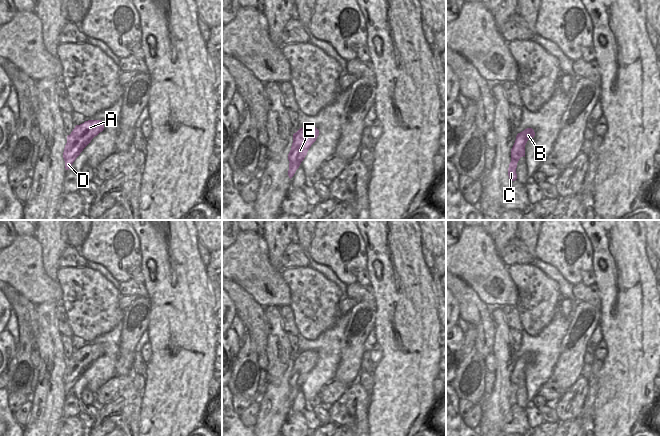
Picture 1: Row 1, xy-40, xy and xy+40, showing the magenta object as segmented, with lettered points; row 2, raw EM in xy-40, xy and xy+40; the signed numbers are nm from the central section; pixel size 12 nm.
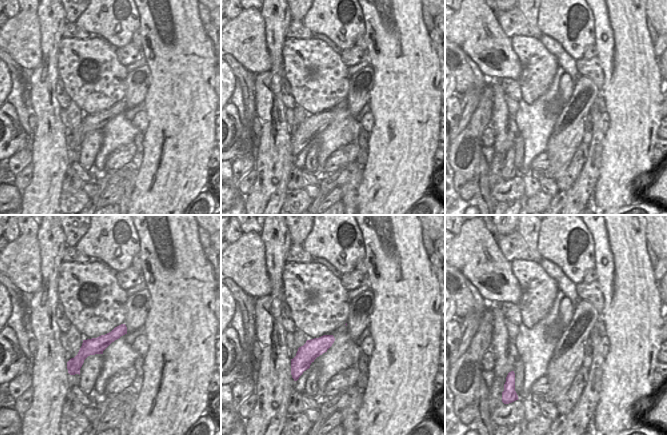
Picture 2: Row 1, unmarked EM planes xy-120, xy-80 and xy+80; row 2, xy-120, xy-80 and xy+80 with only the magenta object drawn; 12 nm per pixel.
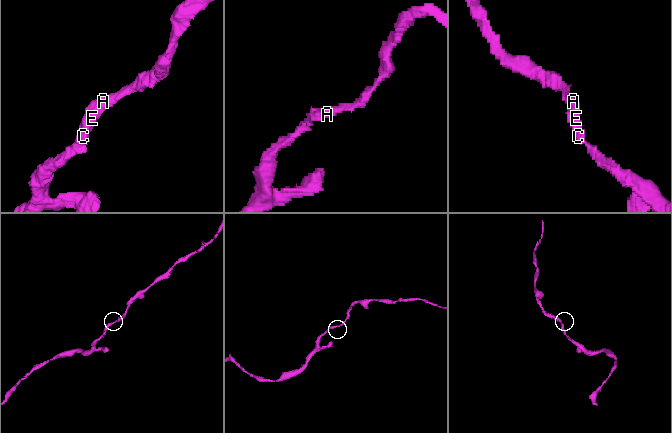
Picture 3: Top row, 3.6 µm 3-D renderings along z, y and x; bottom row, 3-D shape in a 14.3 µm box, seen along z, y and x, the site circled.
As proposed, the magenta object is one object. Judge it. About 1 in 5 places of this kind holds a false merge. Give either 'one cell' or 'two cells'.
one cell

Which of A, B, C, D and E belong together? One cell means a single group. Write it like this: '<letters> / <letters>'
A B C D E

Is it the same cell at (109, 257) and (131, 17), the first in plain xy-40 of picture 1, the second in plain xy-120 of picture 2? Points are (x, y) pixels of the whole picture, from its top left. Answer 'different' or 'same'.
same

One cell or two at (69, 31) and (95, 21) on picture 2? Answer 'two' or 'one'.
two

